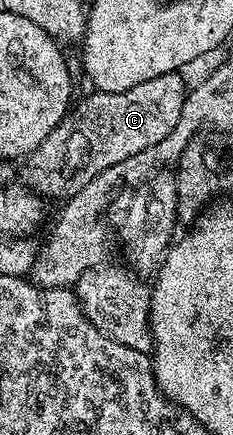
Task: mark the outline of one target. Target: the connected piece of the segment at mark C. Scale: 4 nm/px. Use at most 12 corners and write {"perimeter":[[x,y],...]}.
{"perimeter":[[179,72],[76,99],[25,158],[26,187],[66,202],[169,138]]}

